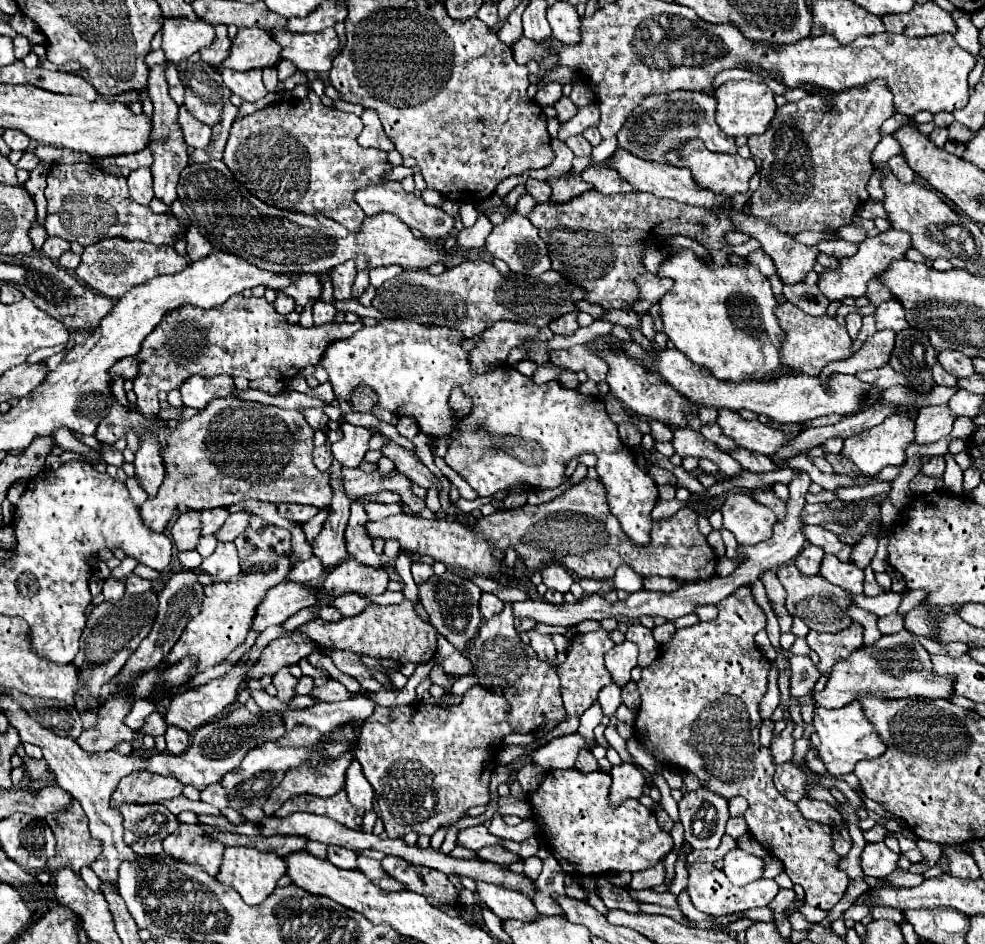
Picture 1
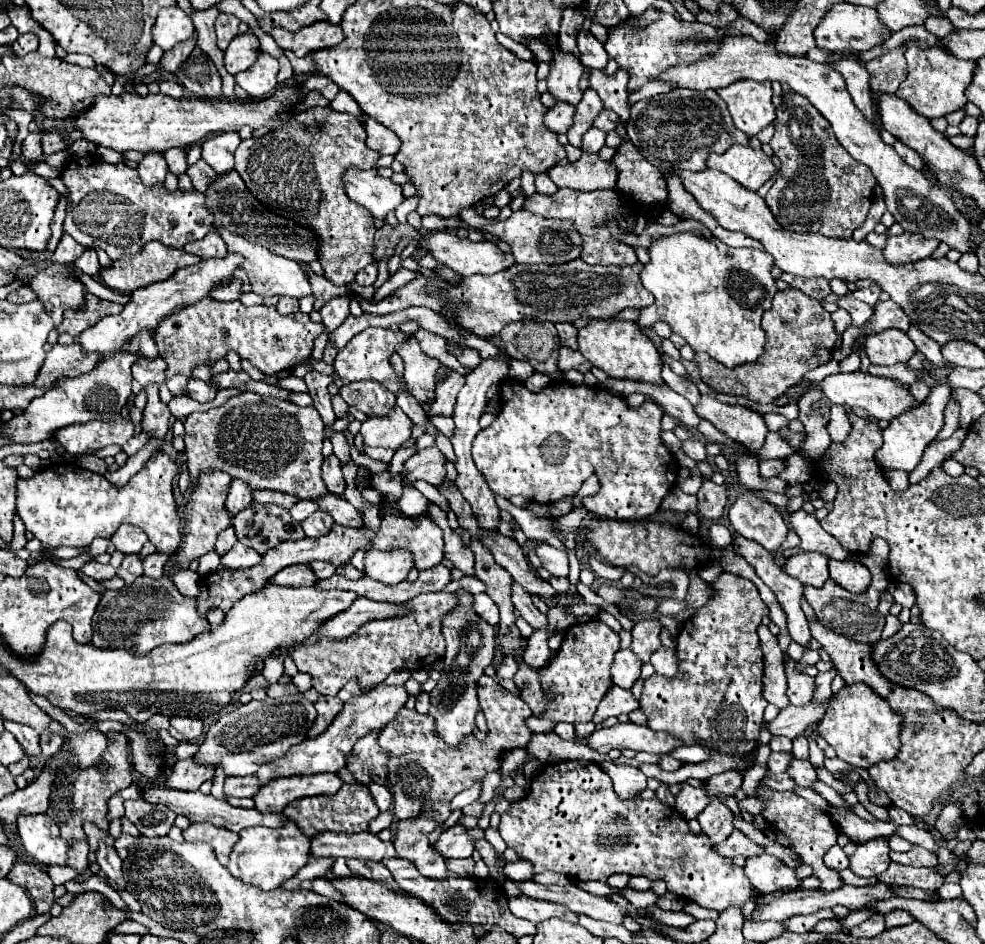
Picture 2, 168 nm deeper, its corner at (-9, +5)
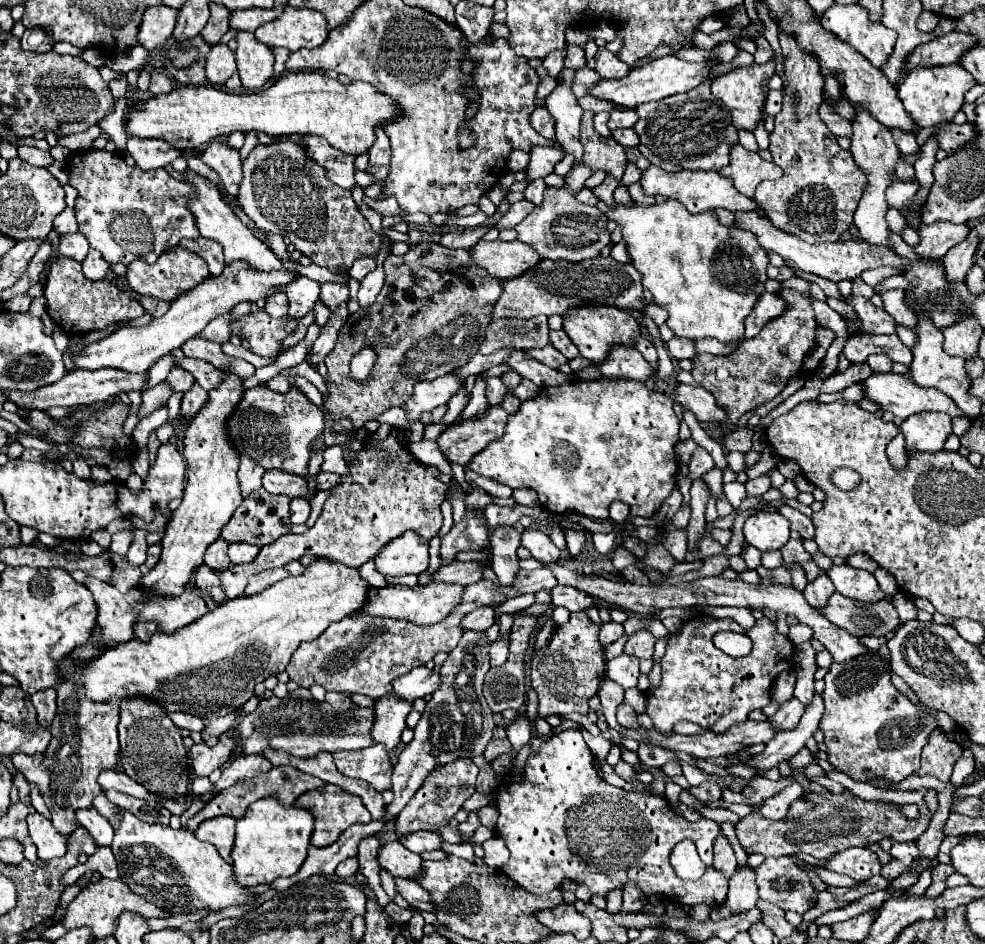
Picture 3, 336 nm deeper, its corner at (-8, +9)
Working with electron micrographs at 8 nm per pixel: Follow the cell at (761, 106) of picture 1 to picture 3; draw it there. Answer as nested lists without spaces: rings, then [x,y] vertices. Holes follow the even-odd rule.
[[[772,58],[766,64],[752,64],[752,66],[744,66],[744,68],[736,68],[728,74],[718,76],[712,82],[712,94],[718,96],[730,110],[732,114],[732,122],[738,130],[754,130],[758,126],[758,122],[762,120],[764,114],[764,90],[762,84],[766,80],[770,80],[770,76],[776,72],[776,58]]]

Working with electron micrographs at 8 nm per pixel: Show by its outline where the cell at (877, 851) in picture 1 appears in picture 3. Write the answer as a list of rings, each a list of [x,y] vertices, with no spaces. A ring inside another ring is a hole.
[[[848,848],[844,852],[838,852],[826,862],[824,868],[838,874],[846,874],[858,882],[864,882],[874,874],[880,874],[882,870],[878,856],[868,848]]]

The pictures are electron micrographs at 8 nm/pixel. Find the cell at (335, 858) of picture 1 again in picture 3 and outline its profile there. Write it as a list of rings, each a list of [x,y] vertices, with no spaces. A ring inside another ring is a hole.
[[[394,878],[396,882],[396,892],[412,904],[412,908],[420,908],[420,910],[428,910],[432,912],[432,902],[428,902],[428,892],[416,884],[414,880],[408,880],[408,878]]]

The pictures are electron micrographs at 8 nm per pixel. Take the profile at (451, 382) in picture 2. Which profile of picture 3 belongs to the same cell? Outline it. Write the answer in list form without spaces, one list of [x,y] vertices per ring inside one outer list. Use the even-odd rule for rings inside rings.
[[[500,350],[500,352],[490,354],[490,356],[476,354],[476,356],[474,356],[474,358],[464,366],[464,368],[454,370],[454,374],[458,376],[458,380],[460,380],[460,382],[466,382],[466,378],[468,378],[468,376],[476,376],[476,374],[480,374],[480,372],[484,372],[484,370],[492,368],[492,366],[502,364],[502,362],[510,356],[510,352],[512,352],[512,350]]]

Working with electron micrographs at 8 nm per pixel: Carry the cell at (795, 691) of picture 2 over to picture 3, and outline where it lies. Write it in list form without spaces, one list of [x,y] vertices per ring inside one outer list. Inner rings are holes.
[[[790,698],[788,702],[782,704],[782,708],[772,716],[772,720],[782,728],[782,730],[792,730],[800,716],[804,714],[804,704],[798,698]]]

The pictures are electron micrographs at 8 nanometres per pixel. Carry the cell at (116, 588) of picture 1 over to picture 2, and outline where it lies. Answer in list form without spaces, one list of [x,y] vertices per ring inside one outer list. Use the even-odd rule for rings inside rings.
[[[127,554],[123,564],[117,570],[117,576],[123,578],[127,584],[133,584],[135,578],[139,578],[143,574],[143,564],[141,564],[141,556],[139,554]]]

